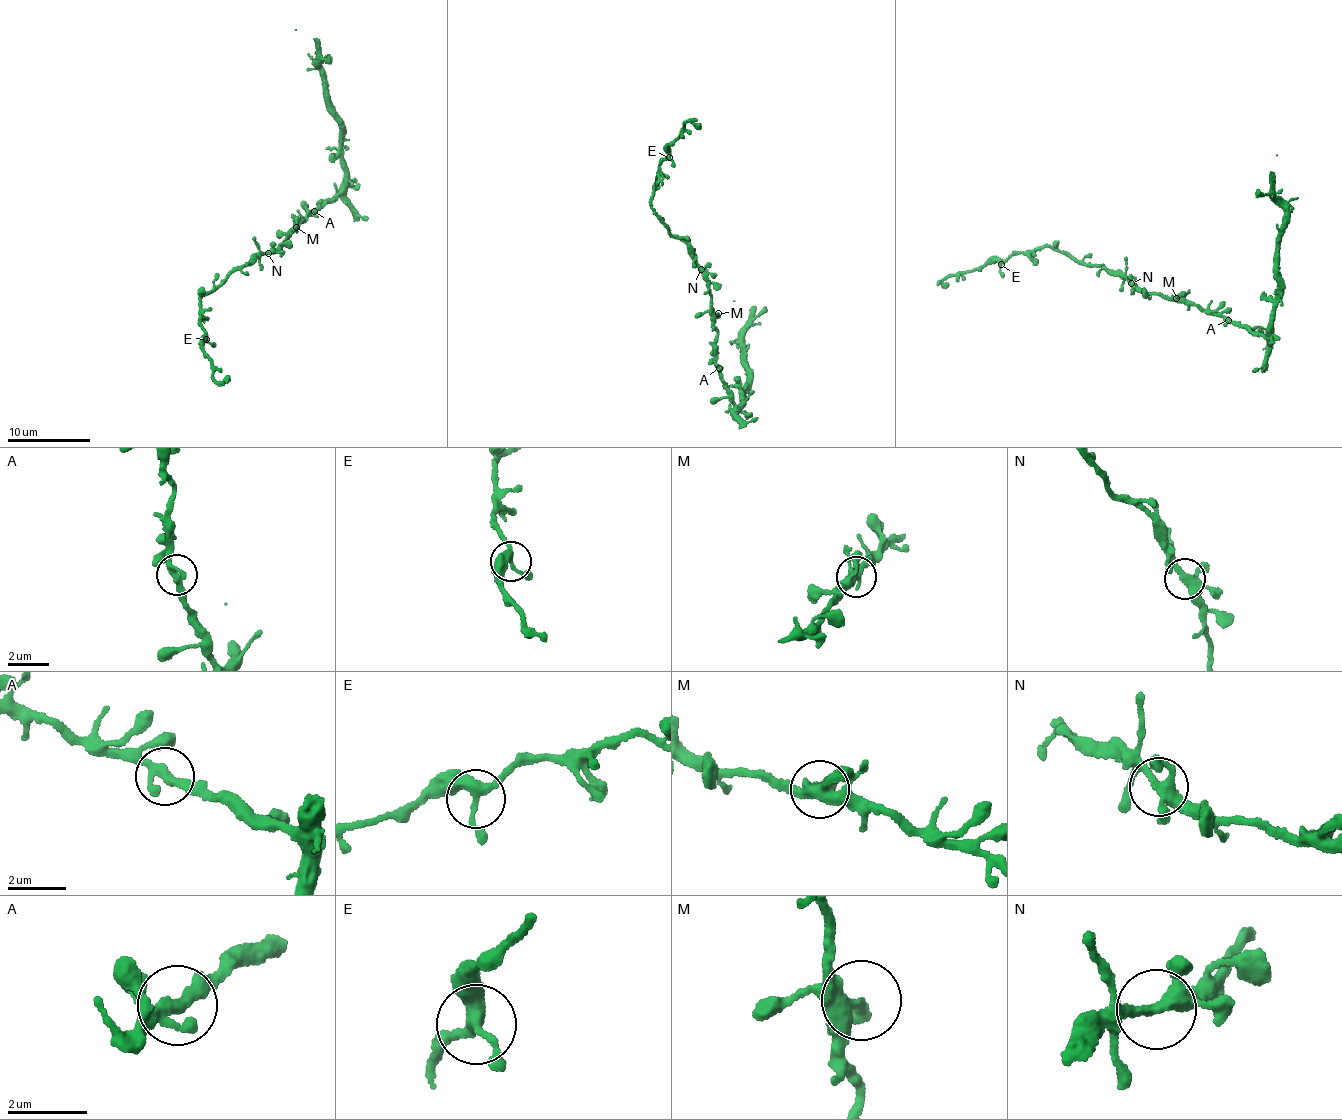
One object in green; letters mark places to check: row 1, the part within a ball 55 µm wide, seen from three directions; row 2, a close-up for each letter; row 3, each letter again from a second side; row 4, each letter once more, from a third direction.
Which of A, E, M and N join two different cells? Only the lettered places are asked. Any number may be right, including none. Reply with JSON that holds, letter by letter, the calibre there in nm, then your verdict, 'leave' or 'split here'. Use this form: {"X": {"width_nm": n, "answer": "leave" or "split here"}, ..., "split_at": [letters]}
{"A": {"width_nm": 320, "answer": "leave"}, "E": {"width_nm": 280, "answer": "leave"}, "M": {"width_nm": 320, "answer": "leave"}, "N": {"width_nm": 320, "answer": "leave"}, "split_at": []}

